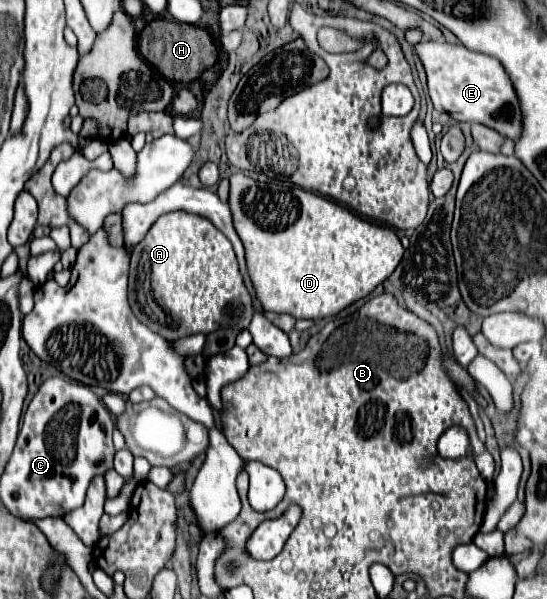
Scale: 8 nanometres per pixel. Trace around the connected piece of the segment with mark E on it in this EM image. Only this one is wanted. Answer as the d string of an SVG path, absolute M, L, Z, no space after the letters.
M432 40L420 42L418 46L414 46L414 52L420 56L426 68L430 98L440 114L448 114L460 124L484 124L510 140L518 140L522 136L522 108L516 96L516 88L512 88L500 60L480 52L472 52L460 44Z

